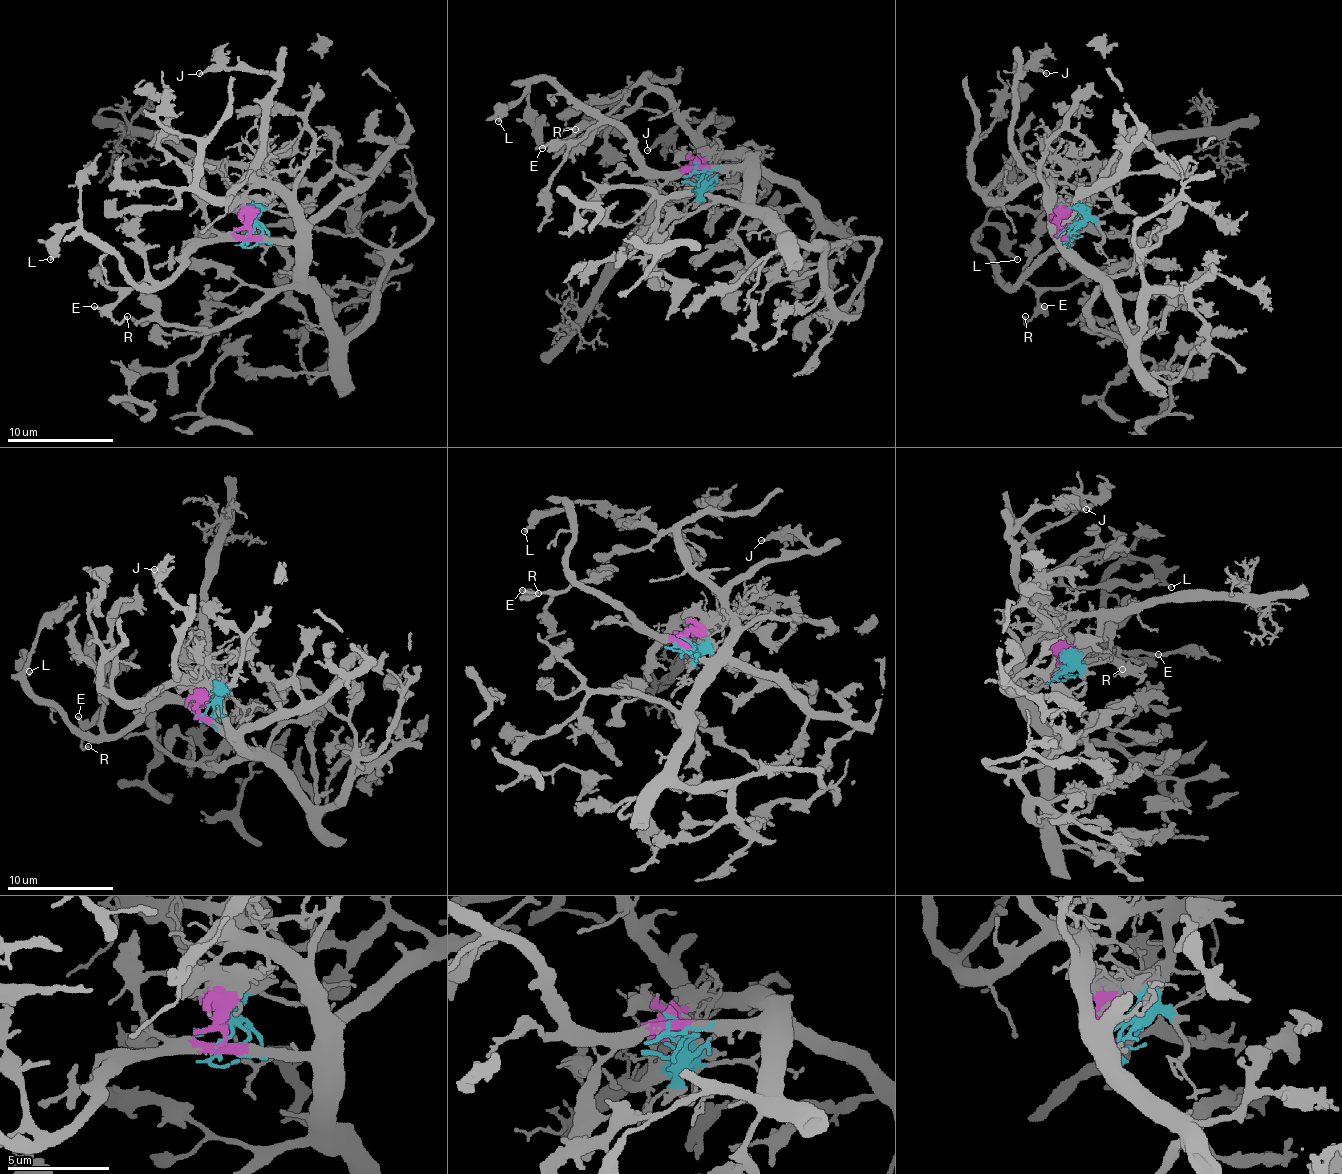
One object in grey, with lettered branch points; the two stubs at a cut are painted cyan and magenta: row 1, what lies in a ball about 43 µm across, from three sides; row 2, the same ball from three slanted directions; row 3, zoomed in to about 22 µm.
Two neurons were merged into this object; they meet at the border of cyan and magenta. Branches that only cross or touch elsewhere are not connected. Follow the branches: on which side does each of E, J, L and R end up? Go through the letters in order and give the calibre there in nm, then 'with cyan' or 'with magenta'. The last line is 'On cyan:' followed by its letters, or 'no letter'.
E: calibre 240 nm; with magenta
J: calibre 180 nm; with magenta
L: calibre 240 nm; with magenta
R: calibre 170 nm; with magenta
On cyan: no letter

